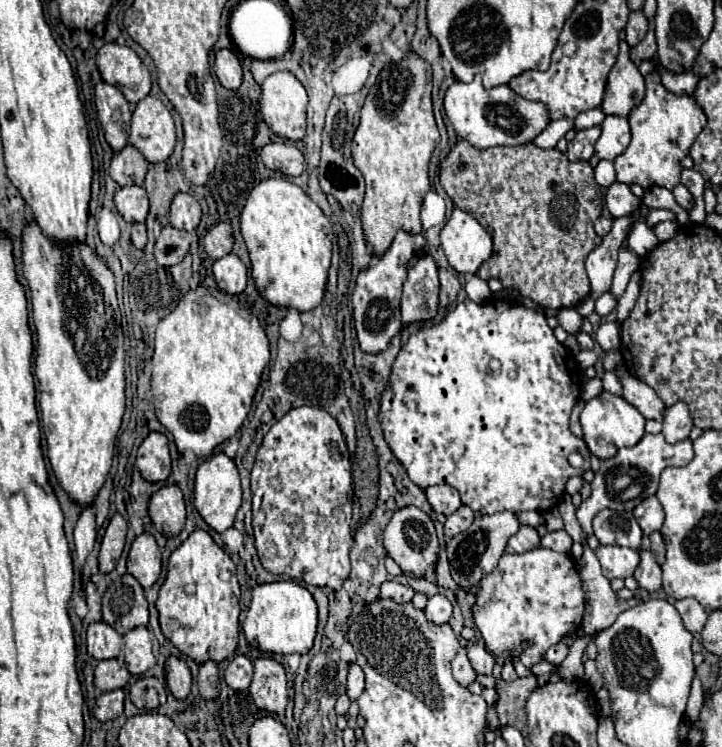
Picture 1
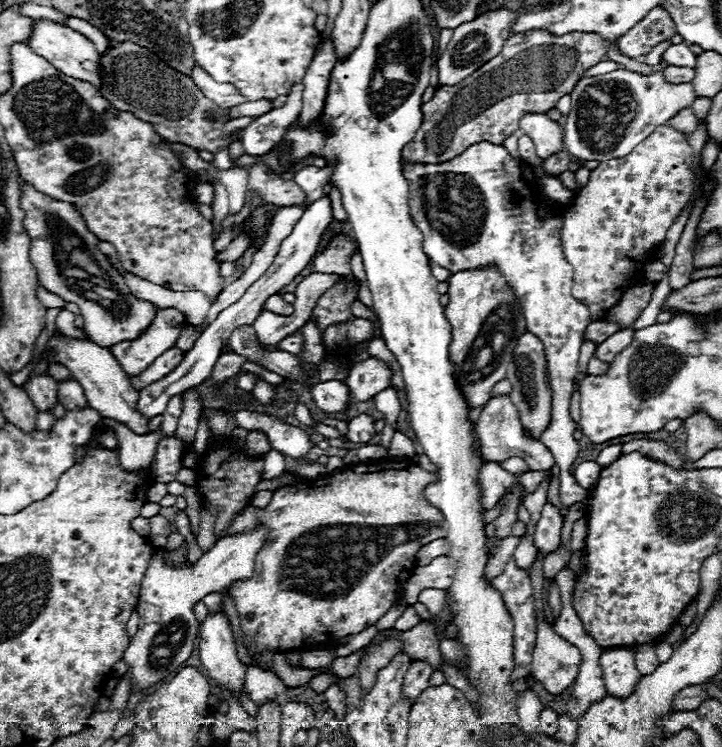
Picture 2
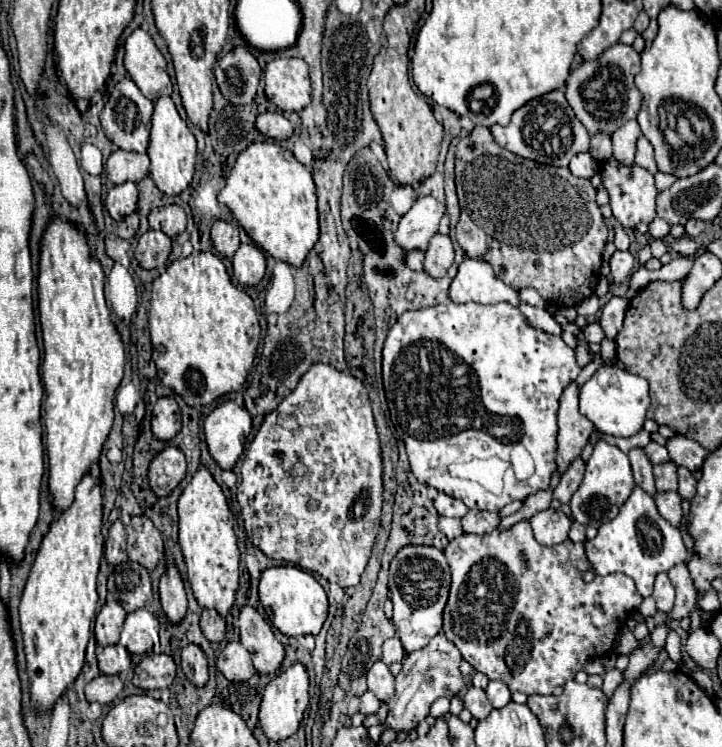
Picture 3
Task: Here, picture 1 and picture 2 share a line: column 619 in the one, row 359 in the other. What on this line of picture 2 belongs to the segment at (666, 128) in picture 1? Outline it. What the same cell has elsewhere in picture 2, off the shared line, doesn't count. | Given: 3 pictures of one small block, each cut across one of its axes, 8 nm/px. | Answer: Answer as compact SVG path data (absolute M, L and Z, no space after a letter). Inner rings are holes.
M174 346L174 348L166 350L162 356L158 356L158 358L154 360L154 364L152 364L148 370L144 370L140 376L130 378L130 382L132 382L132 386L134 386L136 390L142 390L142 388L150 386L152 382L164 378L168 372L172 372L172 370L178 366L180 360L182 360L182 350L178 350L178 348Z

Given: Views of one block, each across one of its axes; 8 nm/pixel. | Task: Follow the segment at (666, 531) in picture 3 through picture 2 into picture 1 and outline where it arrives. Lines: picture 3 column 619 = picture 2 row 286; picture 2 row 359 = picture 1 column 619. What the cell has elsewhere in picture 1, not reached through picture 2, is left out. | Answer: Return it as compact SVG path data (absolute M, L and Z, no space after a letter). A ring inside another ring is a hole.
M600 546L596 550L596 556L602 566L602 574L612 580L612 578L628 578L634 574L640 562L640 552L624 546Z

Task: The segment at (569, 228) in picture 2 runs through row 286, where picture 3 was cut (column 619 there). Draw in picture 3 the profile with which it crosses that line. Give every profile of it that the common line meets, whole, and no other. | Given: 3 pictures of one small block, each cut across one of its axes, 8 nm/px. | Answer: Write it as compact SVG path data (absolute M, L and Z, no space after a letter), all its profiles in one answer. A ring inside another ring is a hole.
M522 520L518 524L514 524L510 530L502 530L496 528L492 534L486 536L474 536L474 534L462 534L454 540L450 540L450 544L444 550L448 562L450 562L450 570L452 570L452 586L450 586L450 598L446 602L444 608L444 634L446 638L462 652L464 660L468 660L474 670L484 672L490 680L502 680L510 686L510 690L518 690L524 692L528 696L532 694L556 694L558 690L562 690L562 682L572 680L574 674L578 670L584 668L584 662L588 658L600 658L604 654L608 654L614 648L614 640L624 624L624 620L638 610L642 596L636 592L634 582L626 576L626 574L608 574L608 576L594 576L592 582L584 582L582 574L586 570L592 570L590 562L586 562L586 554L582 550L582 544L576 544L572 540L564 540L562 544L556 546L542 546L536 542L532 530L530 530L530 522Z

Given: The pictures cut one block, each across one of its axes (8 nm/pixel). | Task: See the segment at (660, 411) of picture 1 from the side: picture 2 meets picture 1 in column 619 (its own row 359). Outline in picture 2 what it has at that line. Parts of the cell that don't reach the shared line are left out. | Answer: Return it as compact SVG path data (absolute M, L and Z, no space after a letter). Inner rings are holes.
M368 358L362 362L356 362L344 380L346 386L350 388L350 396L356 398L358 402L366 402L374 398L378 392L390 386L392 372L382 360Z

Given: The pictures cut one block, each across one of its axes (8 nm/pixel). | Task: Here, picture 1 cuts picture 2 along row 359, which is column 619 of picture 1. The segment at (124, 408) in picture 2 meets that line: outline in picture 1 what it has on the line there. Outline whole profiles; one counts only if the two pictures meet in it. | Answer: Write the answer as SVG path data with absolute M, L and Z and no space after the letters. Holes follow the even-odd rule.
M620 42L620 54L608 74L606 94L602 100L604 114L628 116L628 112L644 98L644 76L630 58L630 46Z

